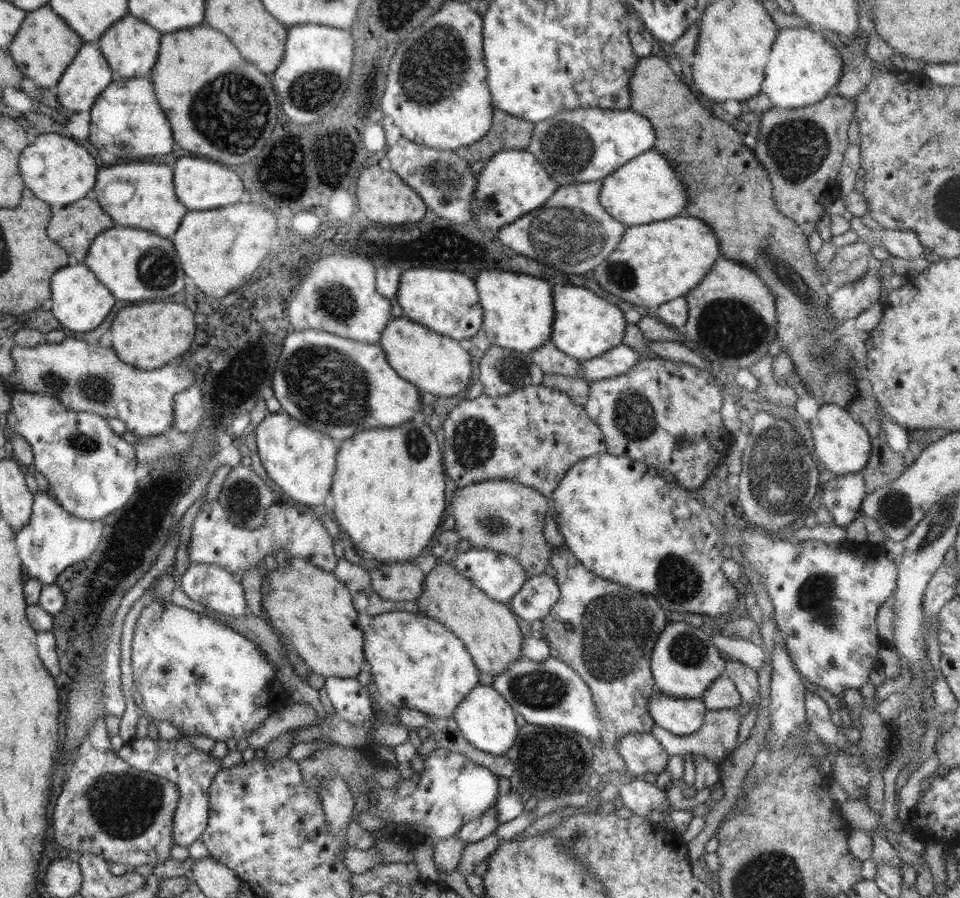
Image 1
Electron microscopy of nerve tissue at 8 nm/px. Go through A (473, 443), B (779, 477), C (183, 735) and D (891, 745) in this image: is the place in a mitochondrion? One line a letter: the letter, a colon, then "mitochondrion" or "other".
A: mitochondrion
B: mitochondrion
C: other
D: other

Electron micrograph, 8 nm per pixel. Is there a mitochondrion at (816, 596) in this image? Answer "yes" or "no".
yes

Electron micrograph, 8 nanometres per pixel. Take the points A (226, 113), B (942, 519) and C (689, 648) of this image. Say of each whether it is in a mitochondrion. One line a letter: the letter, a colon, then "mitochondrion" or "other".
A: mitochondrion
B: mitochondrion
C: mitochondrion

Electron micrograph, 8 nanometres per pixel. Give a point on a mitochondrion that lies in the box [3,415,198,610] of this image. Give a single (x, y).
(84, 443)

